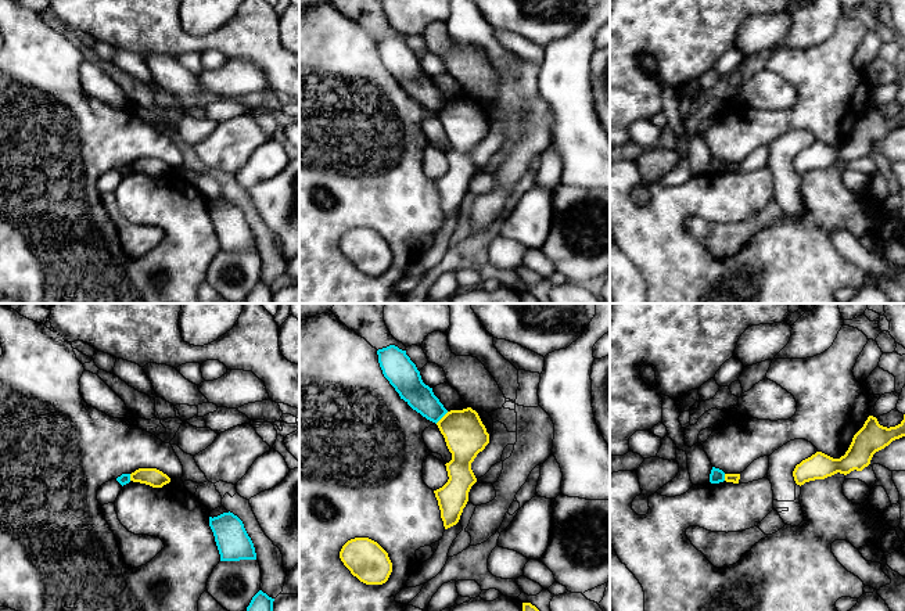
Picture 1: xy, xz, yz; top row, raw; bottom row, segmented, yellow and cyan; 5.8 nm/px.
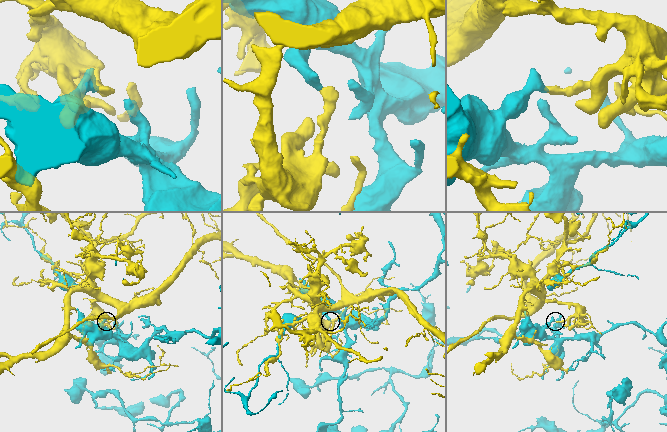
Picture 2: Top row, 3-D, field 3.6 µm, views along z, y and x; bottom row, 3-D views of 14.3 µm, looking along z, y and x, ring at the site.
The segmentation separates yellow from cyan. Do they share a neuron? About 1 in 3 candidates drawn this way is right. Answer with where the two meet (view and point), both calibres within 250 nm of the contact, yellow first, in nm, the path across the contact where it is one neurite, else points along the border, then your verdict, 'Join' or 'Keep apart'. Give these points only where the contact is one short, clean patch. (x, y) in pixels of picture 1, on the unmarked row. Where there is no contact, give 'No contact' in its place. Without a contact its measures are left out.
Touches yellow at xz (442, 107). Thickness 240 nm (yellow) against 160 nm. Keep apart

